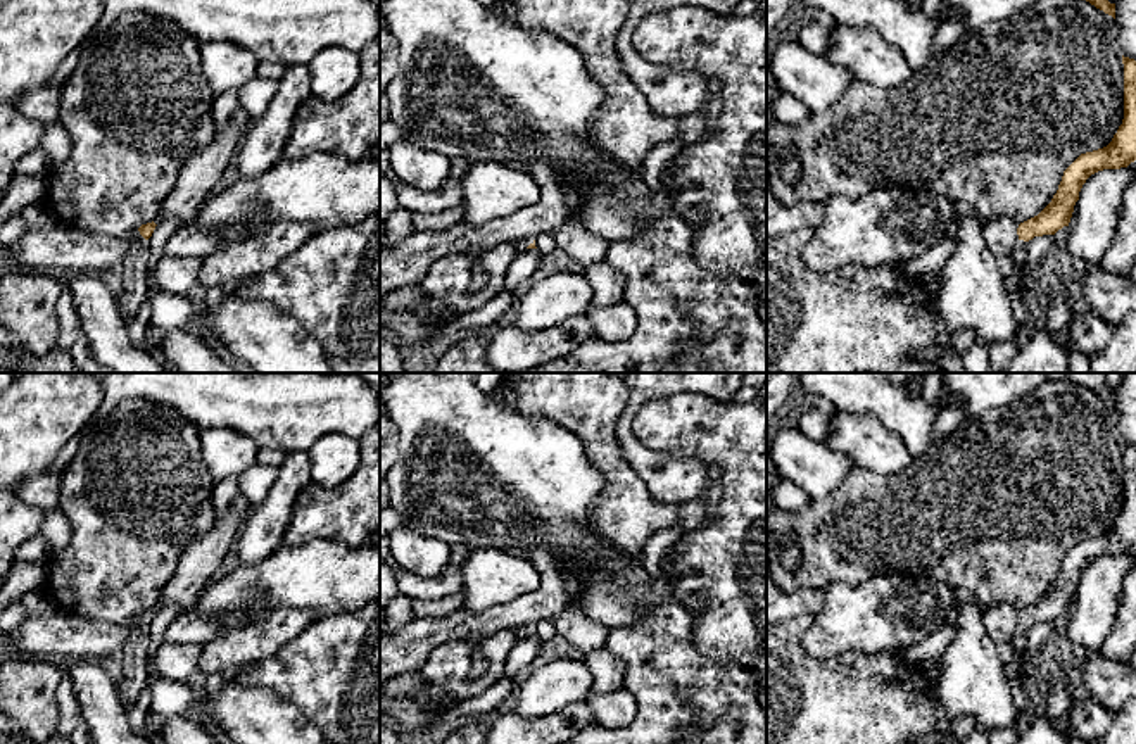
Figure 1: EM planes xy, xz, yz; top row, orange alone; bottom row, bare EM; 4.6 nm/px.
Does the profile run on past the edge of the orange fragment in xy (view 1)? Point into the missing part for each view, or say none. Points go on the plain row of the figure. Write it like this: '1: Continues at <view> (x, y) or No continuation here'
1: No continuation here

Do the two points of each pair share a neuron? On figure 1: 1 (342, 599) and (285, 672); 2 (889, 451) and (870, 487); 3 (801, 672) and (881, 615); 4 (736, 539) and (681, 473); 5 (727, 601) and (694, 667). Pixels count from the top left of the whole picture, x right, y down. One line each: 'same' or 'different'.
1: different
2: different
3: different
4: different
5: different

